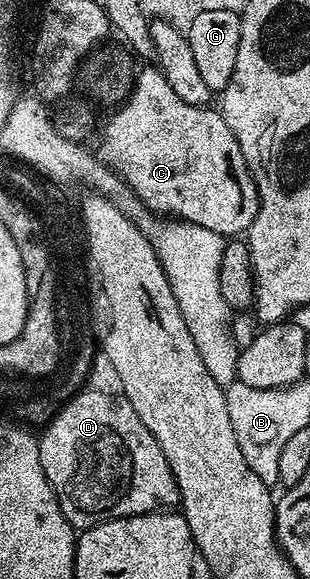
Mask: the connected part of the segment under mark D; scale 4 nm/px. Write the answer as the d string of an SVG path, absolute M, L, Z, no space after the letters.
M89 388L74 394L73 397L58 410L54 417L46 423L38 438L38 447L40 448L40 464L44 468L44 476L48 476L48 484L52 484L52 488L56 492L58 503L64 512L64 516L76 528L95 526L96 524L107 522L113 518L131 518L137 514L152 514L158 511L166 512L179 505L178 484L174 479L172 468L160 448L160 444L156 440L156 436L152 436L152 432L148 432L144 420L140 420L140 416L136 416L136 408L132 408L132 404L123 395L105 394L104 392L94 391Z

